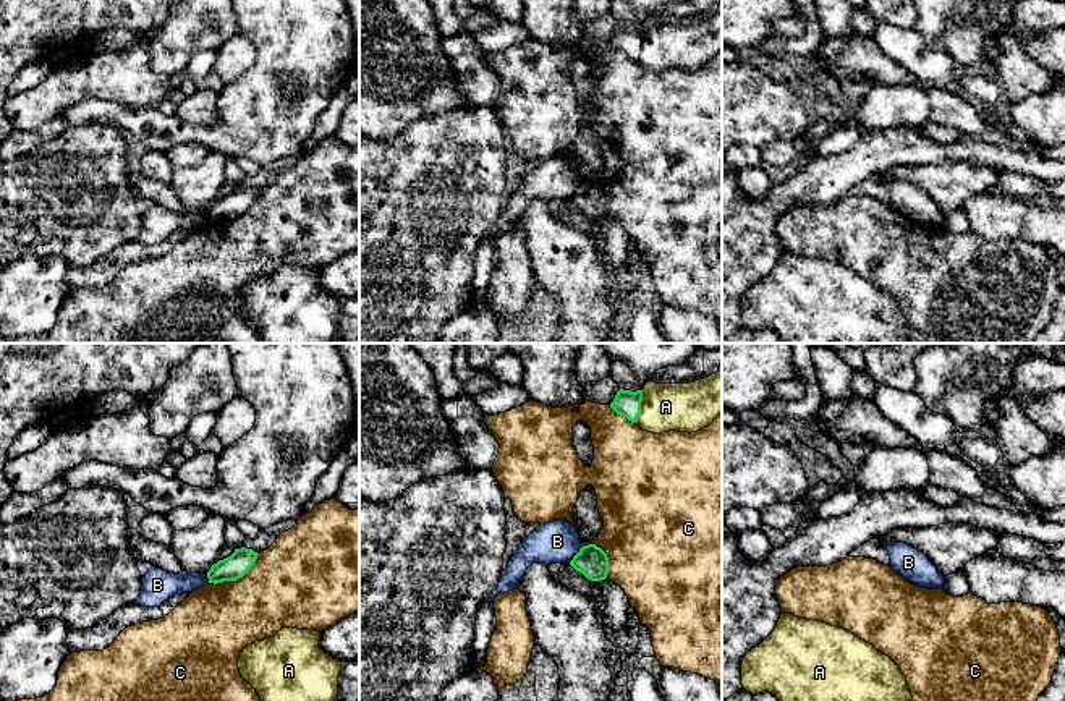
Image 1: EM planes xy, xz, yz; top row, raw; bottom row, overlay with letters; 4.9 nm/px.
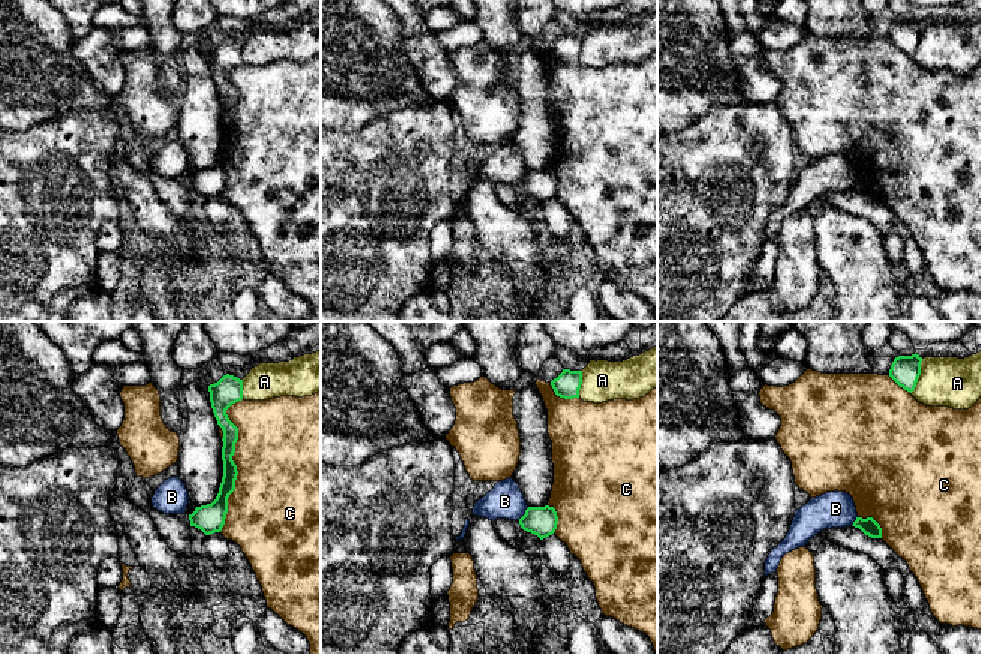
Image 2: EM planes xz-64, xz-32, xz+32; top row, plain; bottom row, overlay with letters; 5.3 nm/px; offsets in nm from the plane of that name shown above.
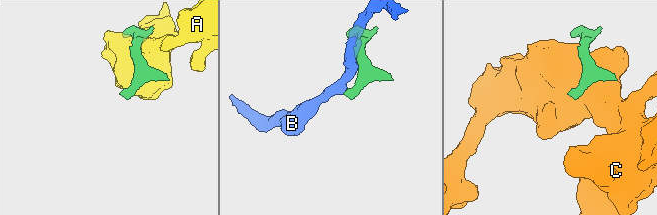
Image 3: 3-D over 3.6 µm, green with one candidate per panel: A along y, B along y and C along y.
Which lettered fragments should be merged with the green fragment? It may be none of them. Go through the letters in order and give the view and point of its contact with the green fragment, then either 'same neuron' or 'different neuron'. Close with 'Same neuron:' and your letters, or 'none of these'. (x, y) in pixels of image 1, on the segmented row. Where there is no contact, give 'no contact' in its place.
A: xz (640, 407) | different neuron
B: xz (575, 556) | different neuron
C: xy (237, 578) | different neuron
Same neuron: none of these

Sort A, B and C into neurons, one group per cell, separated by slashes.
A / B / C

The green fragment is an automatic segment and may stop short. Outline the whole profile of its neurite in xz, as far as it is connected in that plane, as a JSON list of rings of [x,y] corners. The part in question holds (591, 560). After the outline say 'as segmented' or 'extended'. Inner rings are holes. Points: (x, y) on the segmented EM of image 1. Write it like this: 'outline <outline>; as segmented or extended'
outline [[[596,544],[583,546],[570,565],[591,581],[602,581],[609,573],[609,557]]]; as segmented

